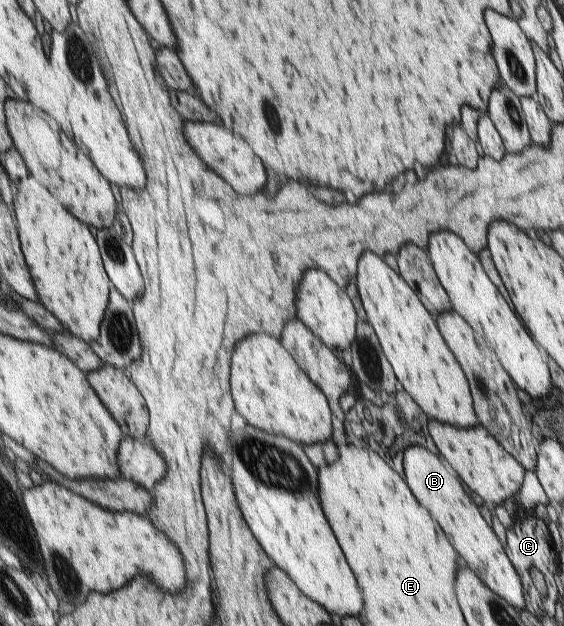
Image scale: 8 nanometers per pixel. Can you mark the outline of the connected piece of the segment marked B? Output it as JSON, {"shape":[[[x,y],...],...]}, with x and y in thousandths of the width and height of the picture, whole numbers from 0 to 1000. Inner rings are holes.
{"shape":[[[729,712],[718,719],[716,728],[718,764],[722,764],[722,773],[732,786],[732,792],[739,799],[750,799],[750,805],[757,805],[757,815],[764,818],[764,824],[771,824],[771,831],[789,850],[789,856],[800,863],[807,879],[814,879],[817,891],[846,917],[849,927],[878,949],[885,949],[888,955],[906,962],[917,974],[924,974],[931,968],[924,923],[913,914],[878,848],[863,837],[860,827],[849,819],[848,808],[824,786],[821,773],[814,770],[812,756],[770,719]]]}

